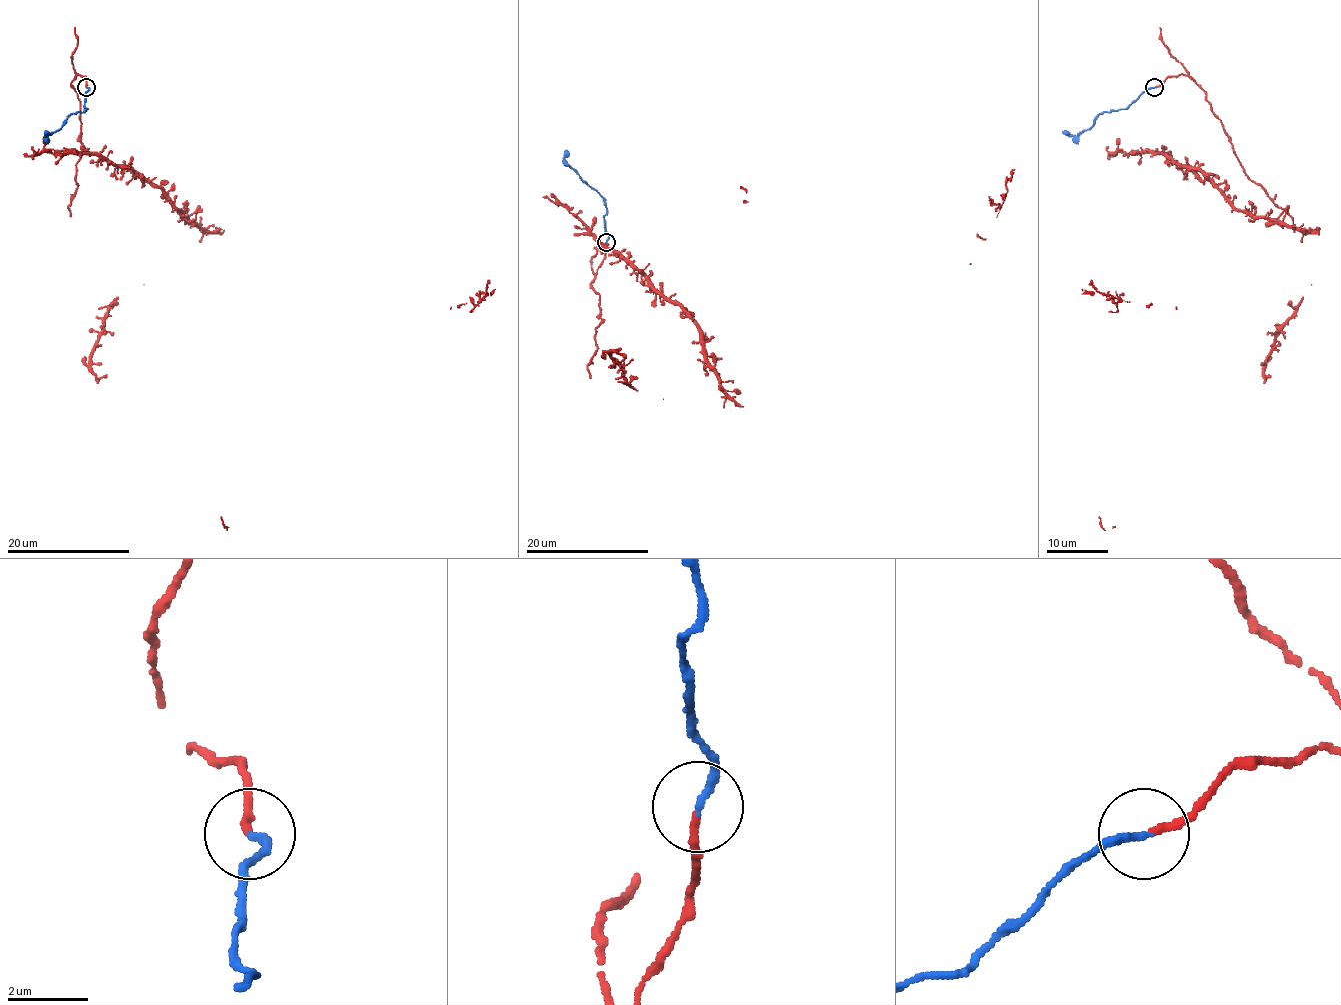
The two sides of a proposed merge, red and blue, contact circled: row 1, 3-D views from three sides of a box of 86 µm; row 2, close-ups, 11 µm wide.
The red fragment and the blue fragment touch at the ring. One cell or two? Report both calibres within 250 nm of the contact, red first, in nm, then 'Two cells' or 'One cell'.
Thickness 180 nm (red) against 190 nm. Two cells

